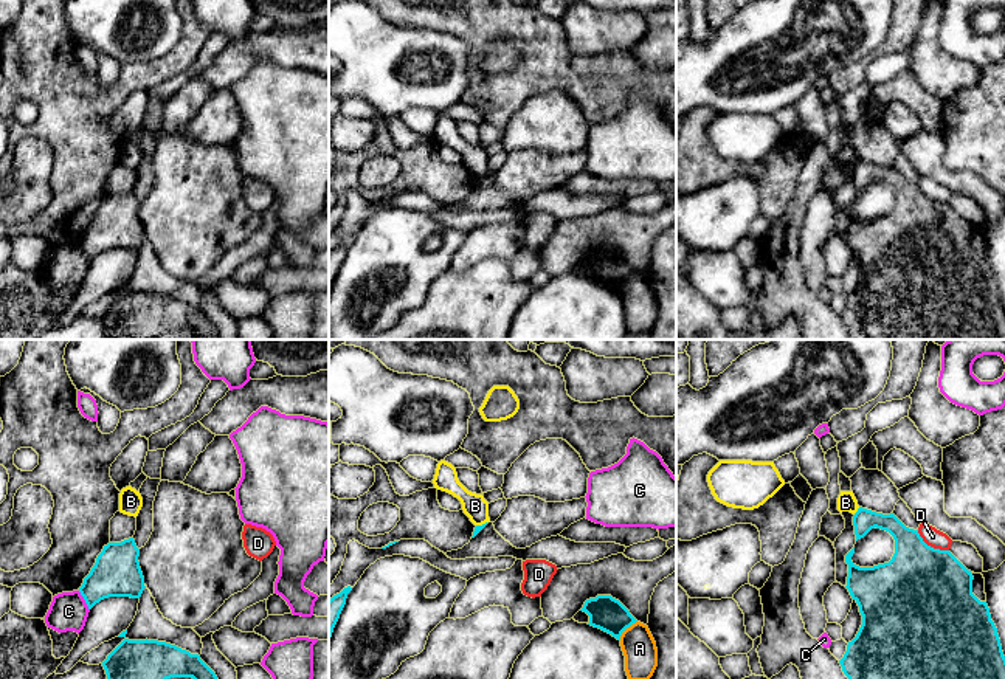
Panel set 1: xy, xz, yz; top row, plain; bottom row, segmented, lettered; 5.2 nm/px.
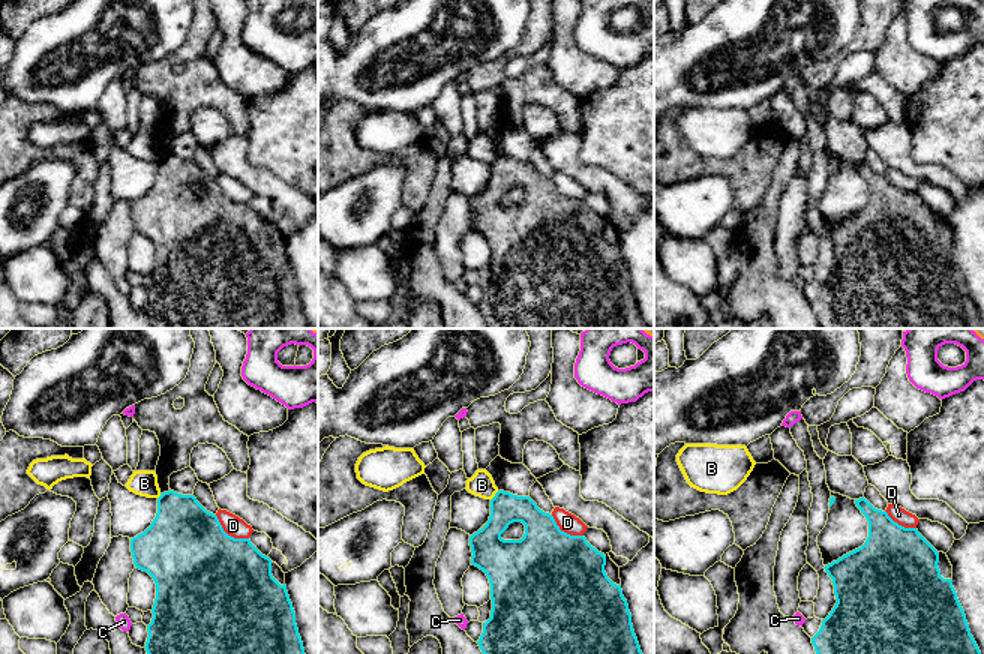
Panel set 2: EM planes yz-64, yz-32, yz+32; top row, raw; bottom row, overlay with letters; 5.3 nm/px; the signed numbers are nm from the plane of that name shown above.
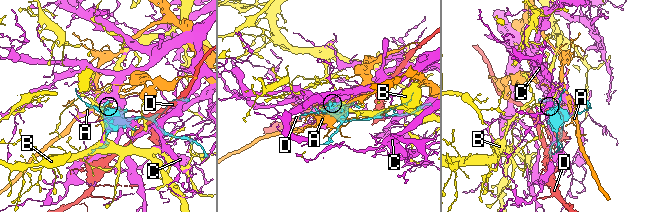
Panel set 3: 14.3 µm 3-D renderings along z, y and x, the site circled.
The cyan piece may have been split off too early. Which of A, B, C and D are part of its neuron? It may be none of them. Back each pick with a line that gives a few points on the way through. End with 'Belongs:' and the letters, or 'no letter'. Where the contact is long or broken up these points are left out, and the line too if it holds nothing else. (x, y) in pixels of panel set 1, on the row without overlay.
Belongs: no letter

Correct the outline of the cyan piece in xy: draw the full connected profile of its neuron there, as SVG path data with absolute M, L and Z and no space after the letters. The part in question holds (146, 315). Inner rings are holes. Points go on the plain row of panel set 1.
M124 291L102 315L109 340L124 335L129 340L157 340L171 330L192 330L200 340L220 340L216 326L200 312L175 298L158 293Z

